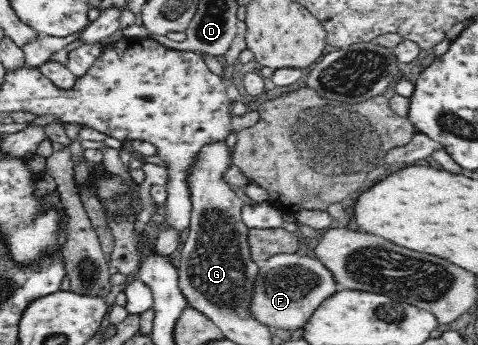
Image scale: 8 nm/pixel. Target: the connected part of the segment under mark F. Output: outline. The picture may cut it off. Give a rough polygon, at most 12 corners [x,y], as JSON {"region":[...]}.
{"region":[[296,253],[260,263],[248,312],[301,329],[340,288],[322,263]]}

